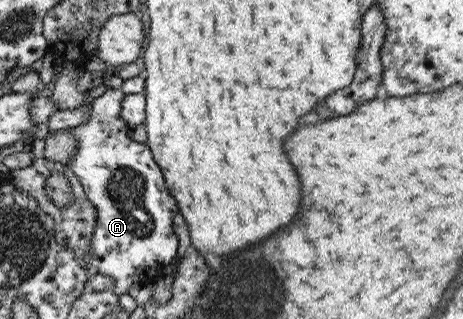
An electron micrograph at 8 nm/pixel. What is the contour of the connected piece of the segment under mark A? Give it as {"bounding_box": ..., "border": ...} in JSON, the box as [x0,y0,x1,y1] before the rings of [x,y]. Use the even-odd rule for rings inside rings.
{"bounding_box":[66,85,179,296],"border":[[[117,85],[108,90],[108,93],[92,100],[88,111],[89,119],[69,129],[78,143],[78,148],[66,164],[78,177],[84,187],[86,199],[92,201],[97,213],[96,226],[90,241],[92,256],[86,268],[110,277],[114,281],[110,290],[118,296],[128,293],[132,284],[151,283],[166,275],[171,268],[172,259],[178,253],[179,244],[174,233],[174,216],[179,212],[176,198],[166,187],[164,174],[154,162],[150,148],[128,136],[132,128],[121,117],[124,98],[125,94]]]}

